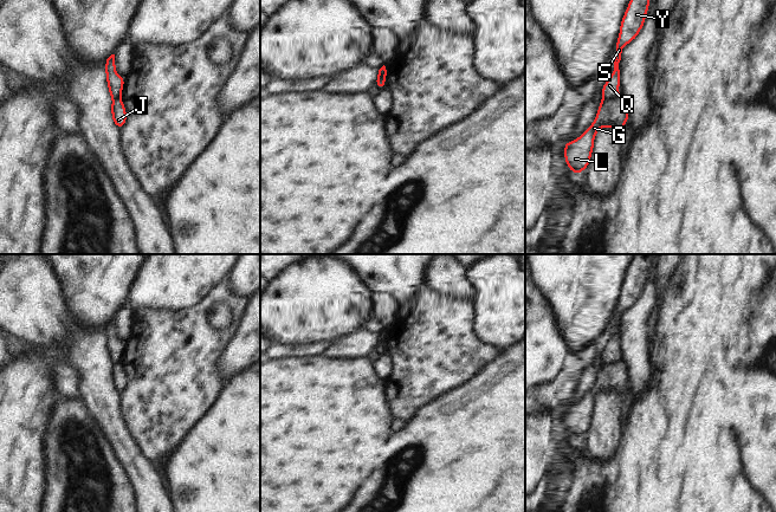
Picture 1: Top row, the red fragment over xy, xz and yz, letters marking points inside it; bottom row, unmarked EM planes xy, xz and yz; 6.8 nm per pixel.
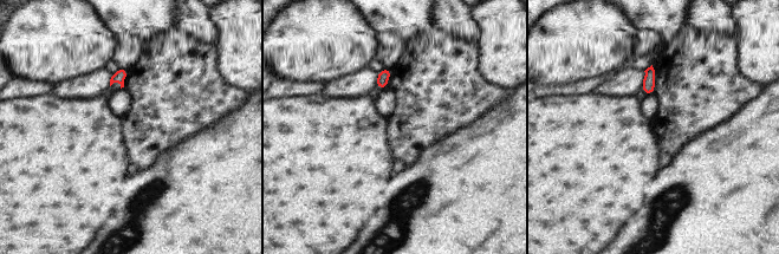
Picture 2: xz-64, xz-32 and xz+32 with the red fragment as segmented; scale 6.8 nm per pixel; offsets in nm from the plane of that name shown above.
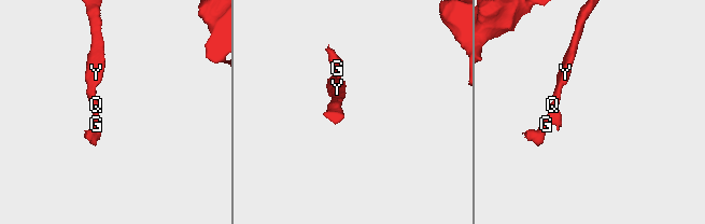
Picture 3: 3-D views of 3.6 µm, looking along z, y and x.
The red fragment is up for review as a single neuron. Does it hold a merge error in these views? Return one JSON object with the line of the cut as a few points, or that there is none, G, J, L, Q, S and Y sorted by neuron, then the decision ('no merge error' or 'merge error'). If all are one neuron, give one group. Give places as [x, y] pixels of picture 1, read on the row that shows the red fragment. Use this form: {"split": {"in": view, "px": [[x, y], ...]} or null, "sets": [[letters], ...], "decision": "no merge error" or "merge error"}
{"split": {"in": "yz", "px": [[621, 95], [614, 98], [603, 98]]}, "sets": [["G", "J", "L"], ["Q", "S", "Y"]], "decision": "merge error"}

